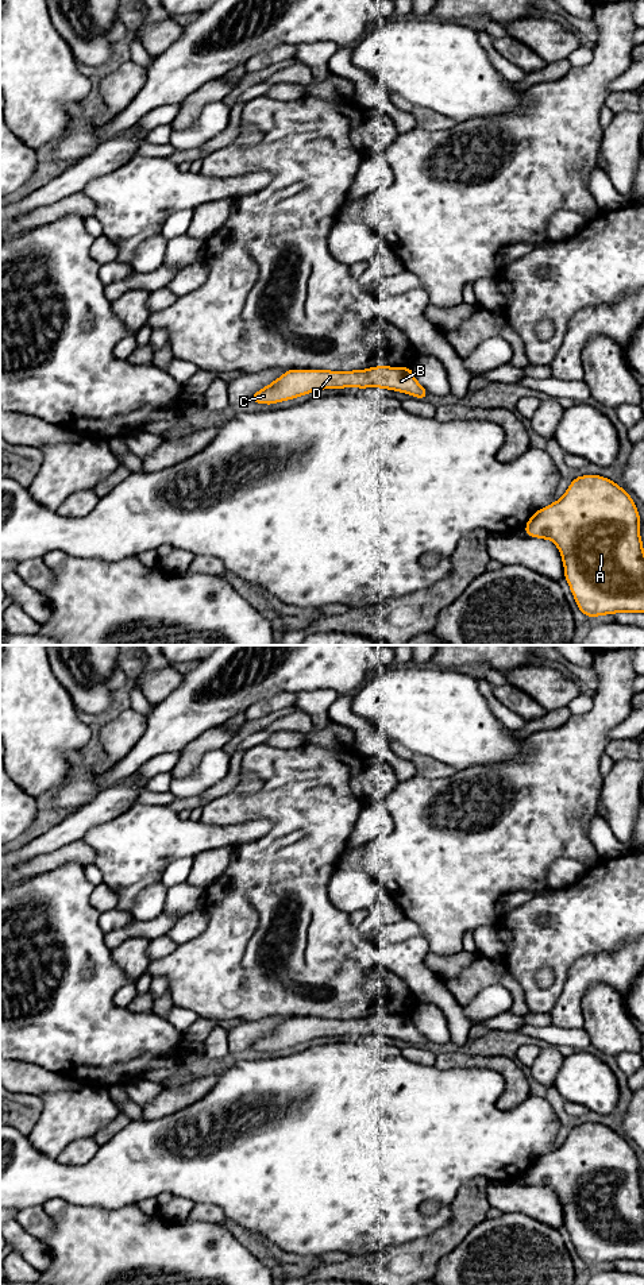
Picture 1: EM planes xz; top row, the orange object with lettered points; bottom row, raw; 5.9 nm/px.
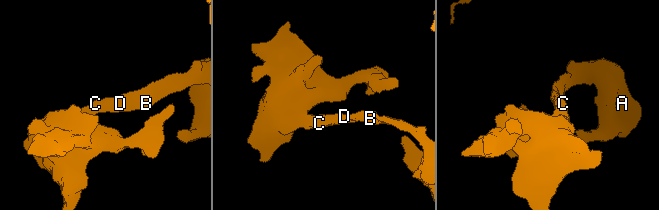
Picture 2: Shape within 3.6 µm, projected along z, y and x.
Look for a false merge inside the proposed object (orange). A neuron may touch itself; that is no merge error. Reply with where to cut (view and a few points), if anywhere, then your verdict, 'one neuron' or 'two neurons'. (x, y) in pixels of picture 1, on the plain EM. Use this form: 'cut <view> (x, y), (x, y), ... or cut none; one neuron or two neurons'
cut none; one neuron

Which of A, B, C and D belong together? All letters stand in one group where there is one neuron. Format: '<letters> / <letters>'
A B C D

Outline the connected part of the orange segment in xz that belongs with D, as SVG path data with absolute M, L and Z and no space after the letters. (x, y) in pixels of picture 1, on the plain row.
M377 1014L347 1020L329 1018L286 1018L279 1026L251 1043L257 1051L277 1051L323 1037L379 1035L401 1039L414 1046L428 1041L413 1024L412 1015Z

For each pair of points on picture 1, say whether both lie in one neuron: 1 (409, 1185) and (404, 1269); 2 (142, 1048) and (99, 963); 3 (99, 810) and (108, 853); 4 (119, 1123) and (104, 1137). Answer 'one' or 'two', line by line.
1: two
2: one
3: two
4: one

